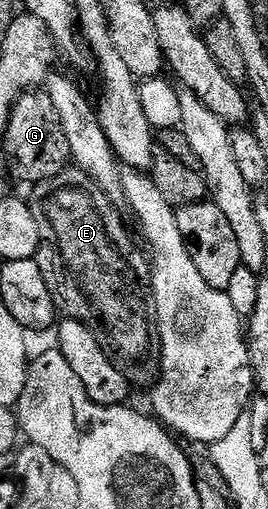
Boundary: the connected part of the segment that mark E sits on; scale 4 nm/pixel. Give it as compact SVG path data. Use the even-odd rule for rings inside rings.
M73 165L48 181L33 184L31 191L34 192L28 195L28 202L32 217L36 217L42 242L36 258L40 273L44 273L44 281L48 281L52 301L65 318L80 321L92 329L96 341L100 341L100 349L108 353L112 365L124 373L129 383L135 388L149 388L159 378L162 369L162 342L158 336L150 285L152 267L143 248L134 244L121 213L114 208L115 200L102 191L88 173Z

